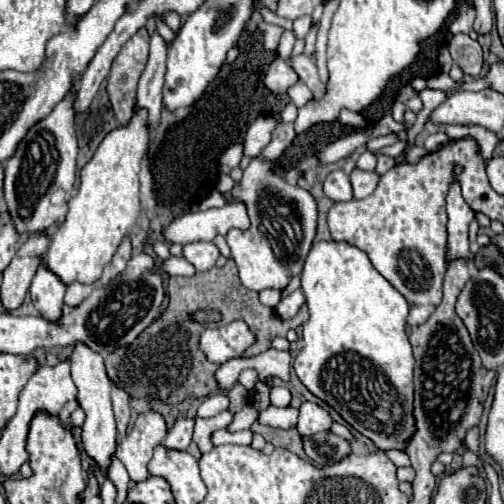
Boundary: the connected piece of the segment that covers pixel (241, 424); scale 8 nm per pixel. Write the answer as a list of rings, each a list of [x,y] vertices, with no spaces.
[[[243,406],[235,416],[233,416],[233,422],[227,426],[229,432],[239,432],[239,430],[247,430],[255,420],[257,420],[259,412],[253,408],[253,406]]]

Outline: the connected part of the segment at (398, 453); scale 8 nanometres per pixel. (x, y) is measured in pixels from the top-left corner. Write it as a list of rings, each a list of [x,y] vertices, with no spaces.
[[[385,450],[385,454],[387,454],[387,458],[389,458],[395,466],[411,466],[409,456],[407,456],[407,452],[403,452],[403,450]]]

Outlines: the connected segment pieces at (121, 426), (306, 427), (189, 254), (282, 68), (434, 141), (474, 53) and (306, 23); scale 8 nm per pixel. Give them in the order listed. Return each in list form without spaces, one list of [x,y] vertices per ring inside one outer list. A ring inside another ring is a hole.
[[[113,386],[111,392],[111,400],[113,400],[113,412],[115,412],[115,420],[117,420],[117,432],[123,438],[125,436],[125,428],[129,424],[129,396]]]
[[[303,402],[299,408],[299,424],[297,424],[297,432],[301,436],[311,436],[317,432],[327,432],[333,426],[333,418],[331,414],[317,406],[315,402]]]
[[[191,242],[183,246],[183,258],[189,260],[199,272],[205,272],[215,266],[219,250],[213,242]]]
[[[281,58],[273,60],[271,66],[269,66],[269,70],[267,70],[267,74],[265,74],[265,86],[273,94],[277,94],[277,96],[287,94],[287,90],[293,84],[297,84],[297,80],[299,80],[297,72],[285,60],[281,60]]]
[[[437,132],[437,134],[431,134],[427,140],[425,140],[425,148],[427,148],[427,152],[433,152],[435,148],[441,148],[443,144],[447,144],[449,140],[447,140],[447,136],[445,136],[445,132]]]
[[[455,34],[449,40],[449,52],[453,62],[469,76],[479,76],[483,68],[483,50],[469,34]]]
[[[303,16],[293,22],[293,32],[297,38],[303,38],[309,32],[309,28],[311,28],[311,16]]]

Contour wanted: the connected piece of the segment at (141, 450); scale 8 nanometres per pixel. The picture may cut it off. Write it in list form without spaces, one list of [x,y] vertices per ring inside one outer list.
[[[145,412],[139,414],[135,420],[135,426],[129,436],[125,436],[115,456],[125,464],[129,478],[133,482],[147,480],[147,464],[153,456],[153,448],[167,436],[167,426],[161,414],[157,412]]]

